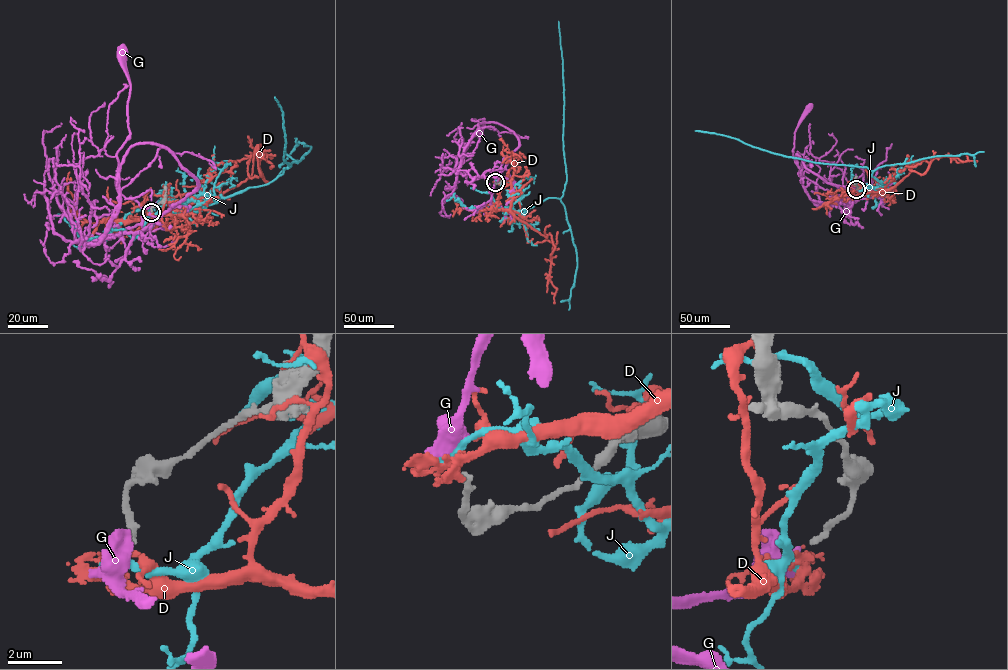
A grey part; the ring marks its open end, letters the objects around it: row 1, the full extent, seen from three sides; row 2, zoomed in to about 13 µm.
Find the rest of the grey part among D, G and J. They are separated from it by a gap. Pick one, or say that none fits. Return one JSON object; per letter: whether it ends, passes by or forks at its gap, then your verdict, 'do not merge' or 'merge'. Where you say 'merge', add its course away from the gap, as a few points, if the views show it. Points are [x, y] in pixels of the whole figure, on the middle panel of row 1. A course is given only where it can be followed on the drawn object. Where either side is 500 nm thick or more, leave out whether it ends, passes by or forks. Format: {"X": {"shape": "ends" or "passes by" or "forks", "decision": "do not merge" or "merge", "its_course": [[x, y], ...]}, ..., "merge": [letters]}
{"D": {"shape": "passes by", "decision": "do not merge"}, "G": {"shape": "ends", "decision": "merge", "its_course": [[495, 181], [518, 146], [518, 139], [503, 126], [477, 121], [484, 119], [480, 134]]}, "J": {"shape": "ends", "decision": "do not merge"}, "merge": ["G"]}

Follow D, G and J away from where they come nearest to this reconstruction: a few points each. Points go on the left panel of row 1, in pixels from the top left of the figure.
D: (151, 212), (184, 216), (237, 186), (251, 175), (258, 145), (259, 171), (267, 182), (258, 147), (267, 156)
G: (151, 212), (161, 215), (196, 180), (152, 143), (134, 144), (120, 165), (117, 153), (129, 134), (123, 53)
J: (151, 213), (168, 202), (188, 211), (182, 204), (283, 173), (291, 166), (274, 97)

